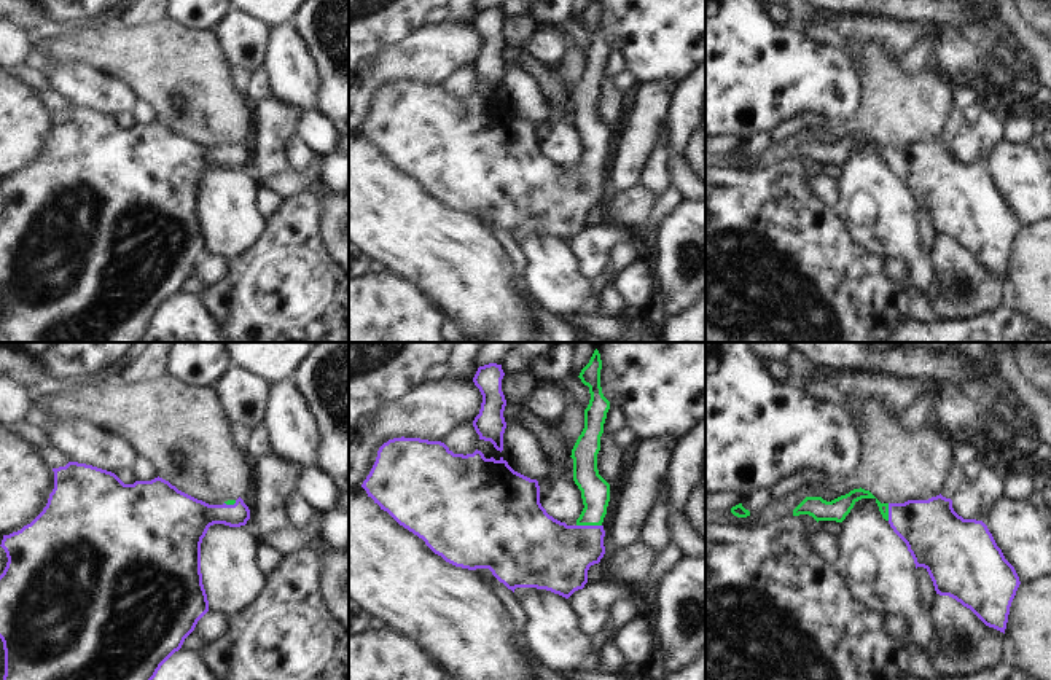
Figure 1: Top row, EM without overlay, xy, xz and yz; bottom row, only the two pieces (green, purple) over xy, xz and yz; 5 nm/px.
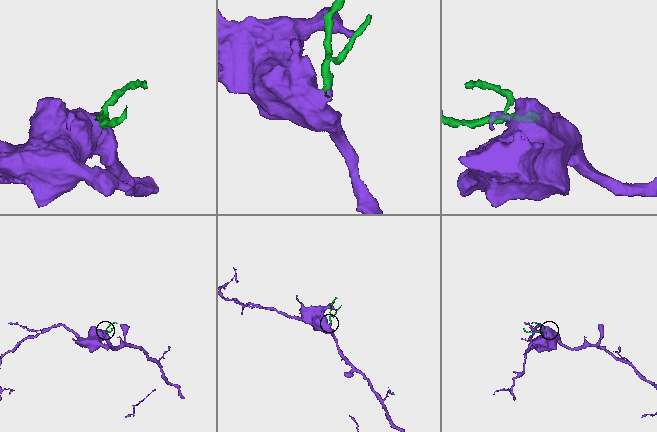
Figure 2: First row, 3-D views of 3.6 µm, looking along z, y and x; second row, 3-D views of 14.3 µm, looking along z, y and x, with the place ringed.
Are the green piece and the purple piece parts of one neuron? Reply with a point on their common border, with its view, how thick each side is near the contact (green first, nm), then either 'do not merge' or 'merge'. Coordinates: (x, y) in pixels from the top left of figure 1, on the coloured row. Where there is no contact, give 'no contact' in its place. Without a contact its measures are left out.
xz (589, 524) | 140/340 nm | merge

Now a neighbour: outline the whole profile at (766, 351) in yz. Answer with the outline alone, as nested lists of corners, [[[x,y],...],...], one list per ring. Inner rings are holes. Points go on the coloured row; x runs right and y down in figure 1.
[[[748,342],[756,357],[763,361],[787,361],[790,354],[793,352],[787,342]]]

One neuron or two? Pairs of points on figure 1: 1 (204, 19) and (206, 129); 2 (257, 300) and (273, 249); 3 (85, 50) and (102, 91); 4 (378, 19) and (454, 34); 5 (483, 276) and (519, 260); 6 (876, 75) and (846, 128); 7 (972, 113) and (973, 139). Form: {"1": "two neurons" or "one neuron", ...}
{"1": "two neurons", "2": "one neuron", "3": "two neurons", "4": "two neurons", "5": "two neurons", "6": "one neuron", "7": "two neurons"}

